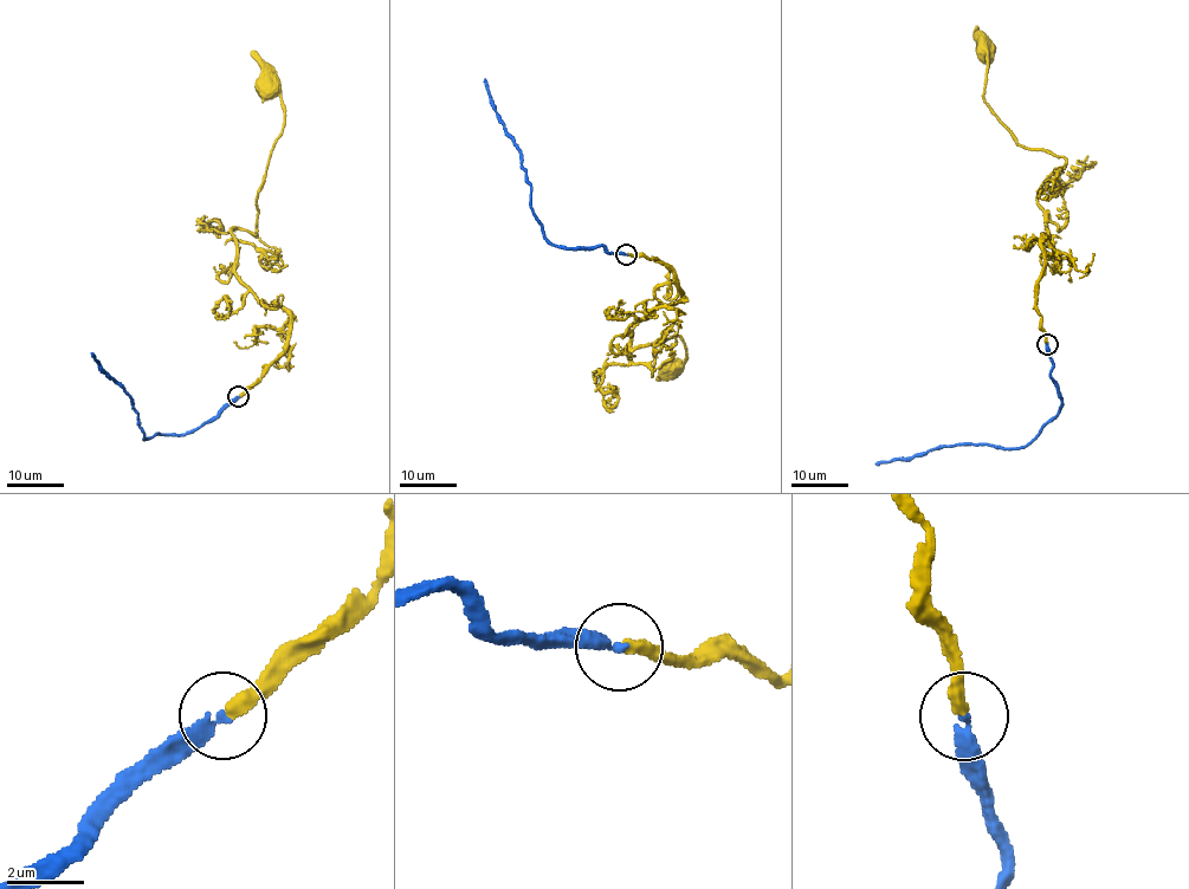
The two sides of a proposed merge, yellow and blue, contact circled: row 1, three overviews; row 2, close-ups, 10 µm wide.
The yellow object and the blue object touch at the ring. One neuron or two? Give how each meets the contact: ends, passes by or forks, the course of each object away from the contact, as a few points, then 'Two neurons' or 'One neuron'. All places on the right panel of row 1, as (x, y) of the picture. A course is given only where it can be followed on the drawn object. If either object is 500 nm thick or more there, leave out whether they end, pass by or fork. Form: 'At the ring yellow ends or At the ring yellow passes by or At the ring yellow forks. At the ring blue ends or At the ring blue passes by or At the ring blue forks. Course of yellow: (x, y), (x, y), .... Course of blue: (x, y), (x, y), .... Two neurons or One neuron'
At the ring yellow ends. At the ring blue ends. Course of yellow: (1046, 344), (1035, 306), (1047, 229), (1038, 192), (1065, 160), (1023, 148), (986, 101), (984, 49). Course of blue: (1046, 344), (1060, 410), (1031, 442), (1003, 448), (960, 443), (874, 465). One neuron

